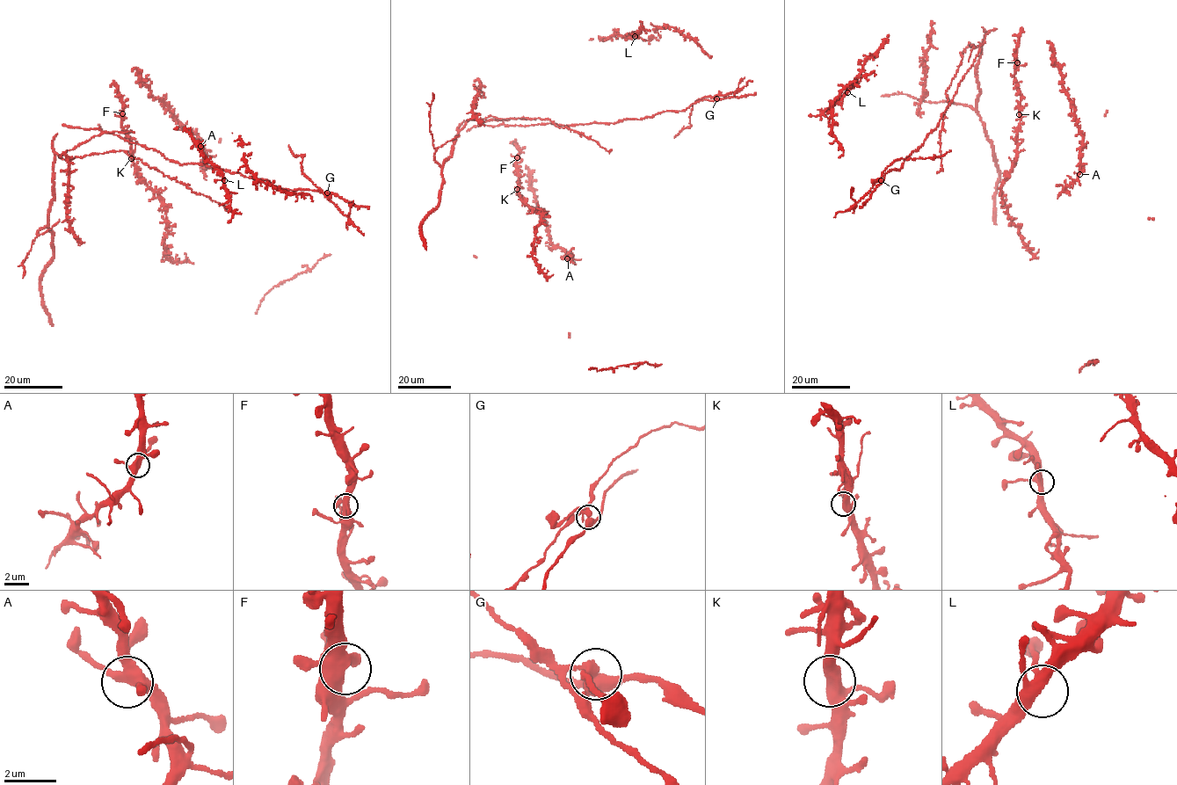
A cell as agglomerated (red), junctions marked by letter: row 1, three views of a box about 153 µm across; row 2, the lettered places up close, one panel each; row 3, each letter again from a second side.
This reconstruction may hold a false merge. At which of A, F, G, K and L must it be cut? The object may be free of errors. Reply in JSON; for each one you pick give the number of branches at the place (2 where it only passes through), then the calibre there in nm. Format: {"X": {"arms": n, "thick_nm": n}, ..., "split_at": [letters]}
{"G": {"arms": 4, "thick_nm": 440}, "split_at": ["G"]}

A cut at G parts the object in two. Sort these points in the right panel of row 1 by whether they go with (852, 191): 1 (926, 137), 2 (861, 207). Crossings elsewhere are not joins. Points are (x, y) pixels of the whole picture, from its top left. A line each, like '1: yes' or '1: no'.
1: no
2: no

